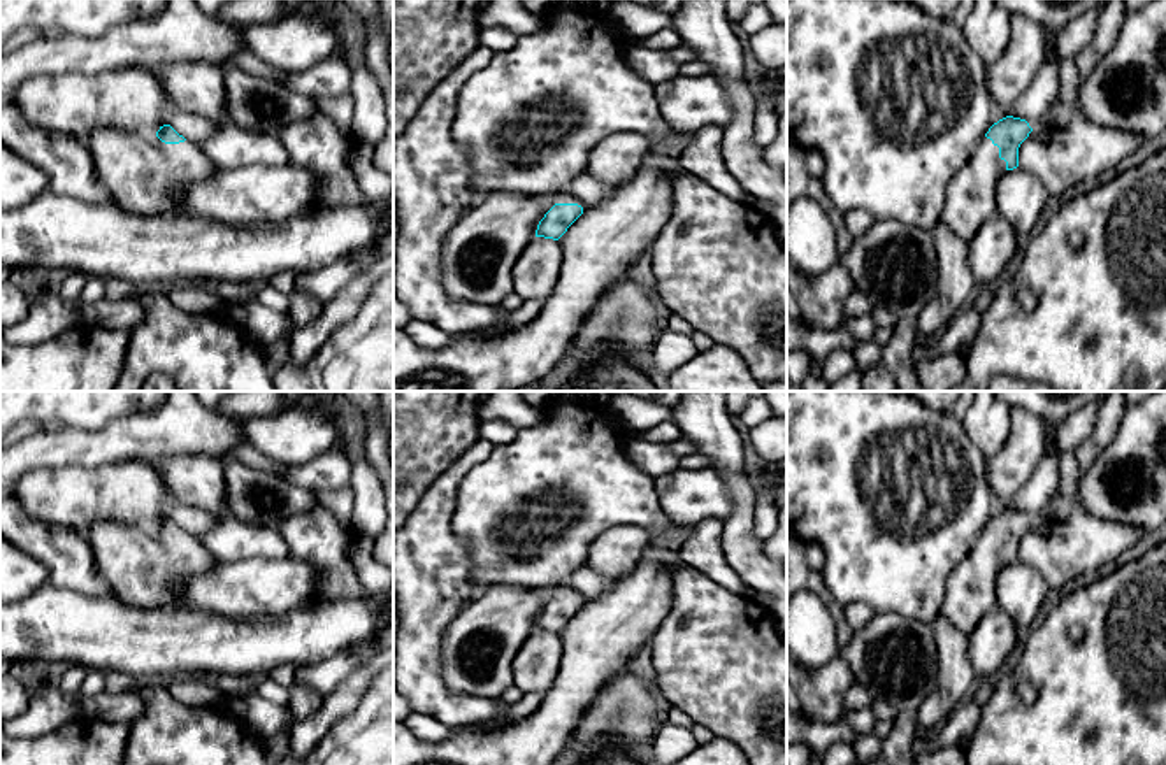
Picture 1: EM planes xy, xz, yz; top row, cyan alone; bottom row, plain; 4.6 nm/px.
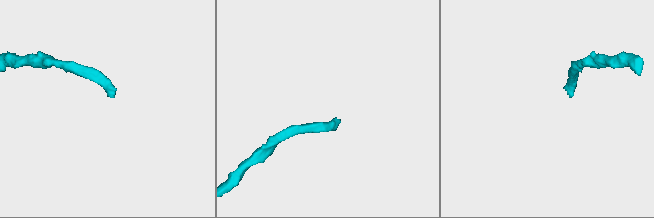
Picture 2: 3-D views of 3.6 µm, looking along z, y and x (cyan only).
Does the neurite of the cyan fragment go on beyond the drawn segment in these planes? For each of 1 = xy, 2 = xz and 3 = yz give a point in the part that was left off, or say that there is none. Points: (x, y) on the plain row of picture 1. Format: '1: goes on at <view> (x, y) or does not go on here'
1: goes on at xy (144, 569)
2: goes on at xz (480, 644)
3: goes on at yz (970, 592)

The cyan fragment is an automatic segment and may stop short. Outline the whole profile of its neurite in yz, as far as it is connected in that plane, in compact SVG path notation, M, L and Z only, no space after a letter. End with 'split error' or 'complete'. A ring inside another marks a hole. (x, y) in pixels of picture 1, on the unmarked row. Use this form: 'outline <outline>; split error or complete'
outline M1006 509L994 516L973 542L969 553L950 570L941 614L964 633L971 633L980 619L996 605L996 577L1006 563L1018 560L1018 540L1033 521L1026 512Z; split error

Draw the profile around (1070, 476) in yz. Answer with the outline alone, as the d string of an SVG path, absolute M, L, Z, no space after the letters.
M1066 453L1057 461L1061 474L1061 495L1068 509L1082 511L1078 498L1080 470L1073 454Z

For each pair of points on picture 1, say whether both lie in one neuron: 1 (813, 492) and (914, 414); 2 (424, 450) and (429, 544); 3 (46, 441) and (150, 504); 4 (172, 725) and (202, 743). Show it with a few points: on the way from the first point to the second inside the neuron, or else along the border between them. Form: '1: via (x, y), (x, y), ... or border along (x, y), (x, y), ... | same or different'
1: via (833, 465), (882, 416), (887, 416) | same
2: border along (453, 460), (411, 511) | different
3: border along (132, 458), (93, 467), (51, 467) | different
4: via (179, 732), (195, 743) | same

